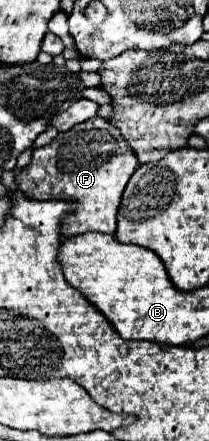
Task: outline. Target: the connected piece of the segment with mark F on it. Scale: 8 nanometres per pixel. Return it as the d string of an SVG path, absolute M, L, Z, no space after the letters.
M96 116L64 134L58 134L50 148L54 150L50 158L42 158L42 148L34 150L28 168L22 168L16 176L18 190L32 200L66 198L76 202L76 208L62 220L60 234L64 238L84 232L114 234L122 192L130 176L140 166L136 154L132 154L132 148L120 136L120 130L116 130L116 126L112 126L108 120Z

